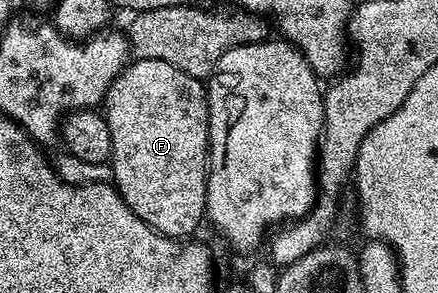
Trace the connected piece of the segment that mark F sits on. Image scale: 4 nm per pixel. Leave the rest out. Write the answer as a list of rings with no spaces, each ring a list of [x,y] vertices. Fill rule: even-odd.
[[[163,59],[130,60],[107,91],[103,102],[103,116],[107,123],[107,131],[111,131],[112,184],[125,201],[127,208],[135,215],[139,215],[143,223],[147,223],[164,237],[192,238],[192,233],[200,227],[201,221],[203,225],[205,200],[207,199],[207,175],[209,174],[209,95],[202,78],[187,75],[187,71],[179,71],[179,67],[171,67],[171,63],[163,63]]]

